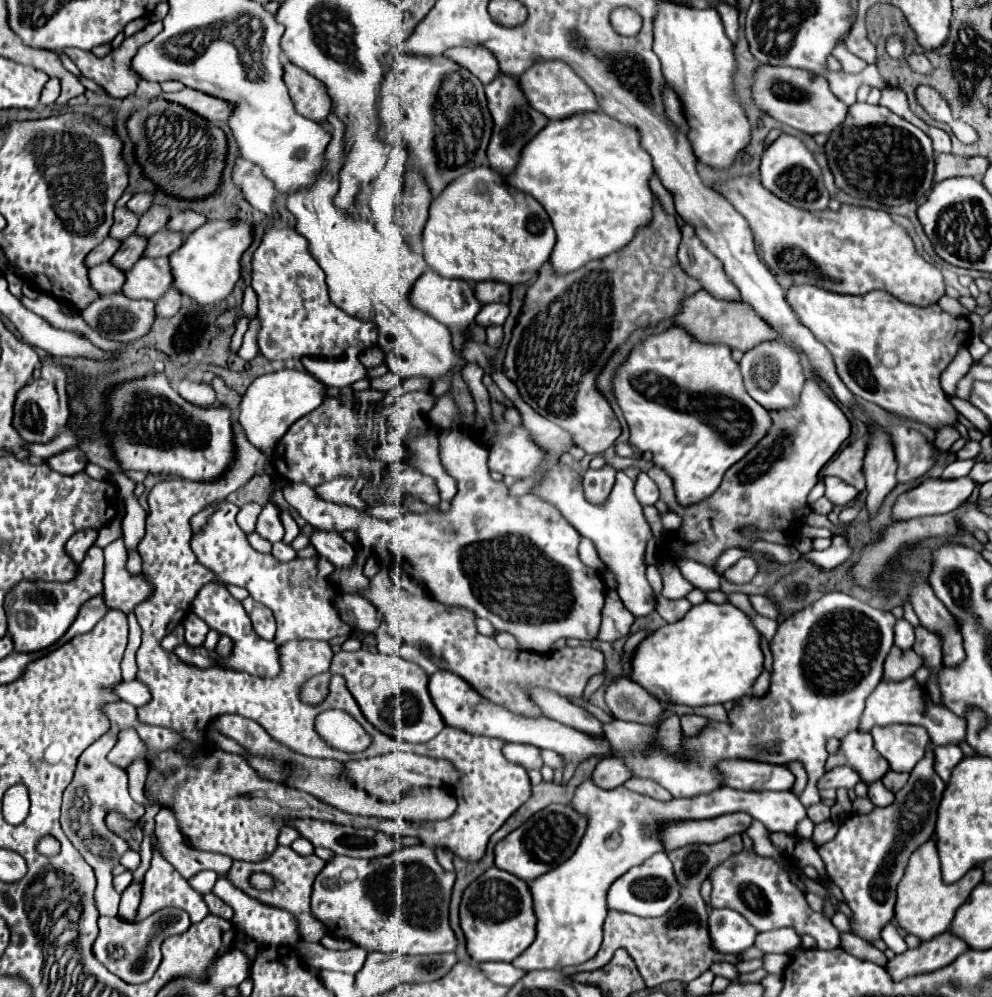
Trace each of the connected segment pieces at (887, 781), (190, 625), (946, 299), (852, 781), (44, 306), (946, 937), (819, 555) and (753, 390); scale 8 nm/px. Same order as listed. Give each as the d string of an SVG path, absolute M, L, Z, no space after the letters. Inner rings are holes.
M887 772L885 776L883 776L883 784L885 784L885 788L887 790L891 790L891 792L897 792L897 790L901 790L905 784L907 784L907 780L909 780L909 774L899 774L899 772Z
M189 614L185 618L185 640L189 646L203 646L207 632L209 632L209 626L199 616Z
M947 295L942 296L938 301L939 306L946 312L955 316L968 316L968 310L960 304L957 299L951 298Z
M837 766L829 772L823 774L823 778L817 782L819 790L825 788L853 788L859 782L859 774L855 770L851 770L849 766Z
M41 294L37 300L29 300L29 298L21 298L21 302L31 310L31 312L35 312L37 316L41 316L41 318L45 318L51 326L57 326L57 328L61 328L61 330L71 330L71 332L79 332L79 334L83 334L85 338L89 338L97 348L117 348L117 346L123 346L121 342L109 342L109 340L105 340L105 338L101 338L97 332L93 332L79 316L75 316L75 318L71 318L71 316L65 316L61 310L59 310L59 306L57 306L57 300L53 300L51 296L47 296L47 294Z
M945 932L937 938L921 942L919 948L897 954L887 962L885 970L893 980L903 980L907 976L917 976L923 972L935 972L951 964L959 954L967 950L967 944L955 938L951 932Z
M833 536L831 546L827 550L823 550L823 552L807 552L807 554L801 554L803 560L815 562L821 568L833 568L833 566L845 562L849 556L851 556L851 548L849 548L849 544L841 536Z
M783 340L757 344L753 350L743 354L743 360L739 362L739 366L741 366L743 382L749 396L755 402L759 402L767 412L777 412L777 410L797 404L797 398L805 384L803 368L799 362L799 352L793 350L789 344L785 344Z

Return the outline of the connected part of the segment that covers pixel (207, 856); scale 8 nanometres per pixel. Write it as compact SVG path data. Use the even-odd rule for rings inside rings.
M161 808L155 816L155 842L159 848L157 852L187 880L201 870L214 870L218 875L225 875L233 863L229 856L196 850L183 844L177 820L167 808Z

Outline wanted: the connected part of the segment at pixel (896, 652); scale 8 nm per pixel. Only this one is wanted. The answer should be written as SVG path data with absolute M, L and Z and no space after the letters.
M897 646L891 648L887 660L885 660L885 670L883 670L883 680L905 680L915 674L917 668L921 668L923 660L913 652L913 650L899 650Z

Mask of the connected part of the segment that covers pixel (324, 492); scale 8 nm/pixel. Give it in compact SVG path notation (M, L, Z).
M337 478L331 480L327 484L321 484L315 488L315 492L329 500L329 502L337 502L337 504L349 504L355 508L365 510L367 504L359 498L359 490L365 486L367 480L349 480L349 478Z

